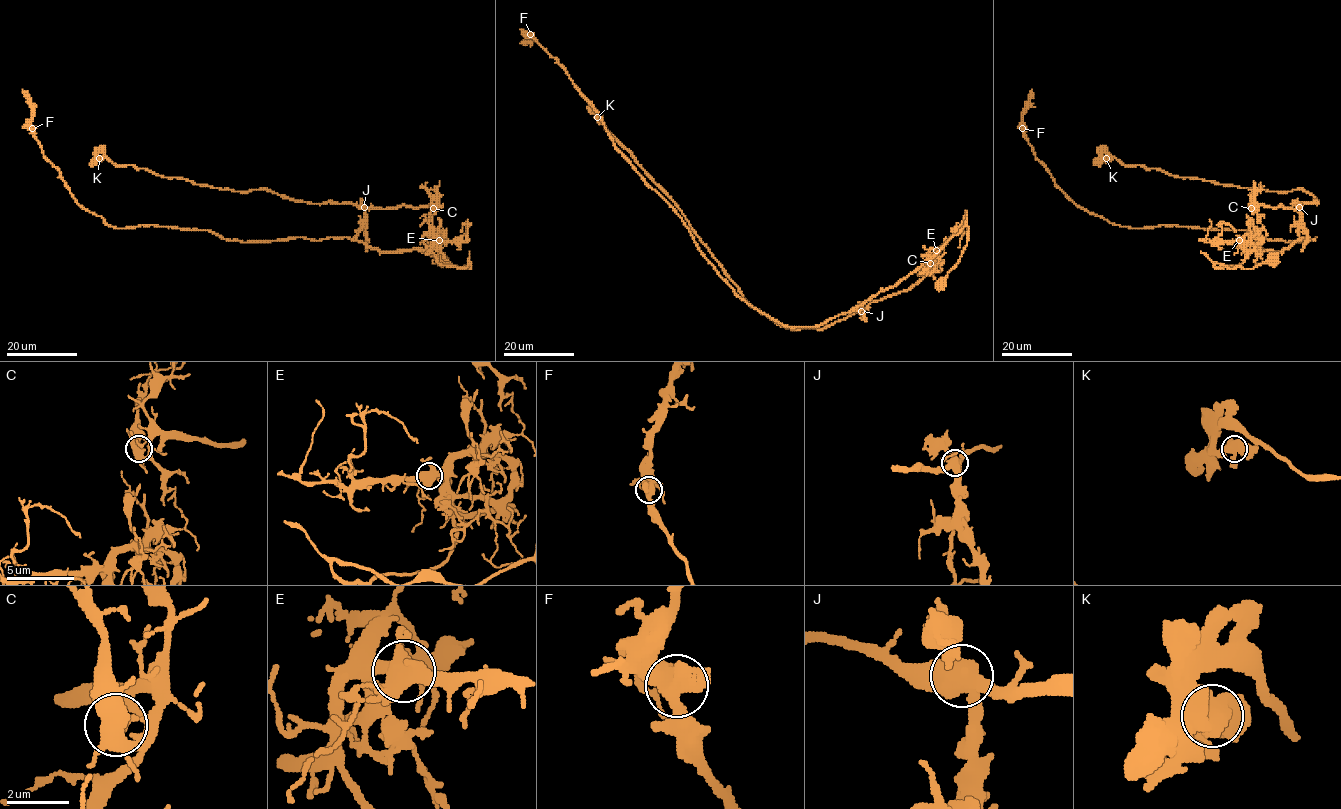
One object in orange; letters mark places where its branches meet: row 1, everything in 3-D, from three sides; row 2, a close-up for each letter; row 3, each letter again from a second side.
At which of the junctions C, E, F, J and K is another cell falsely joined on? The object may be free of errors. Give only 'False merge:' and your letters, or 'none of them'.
False merge: J

